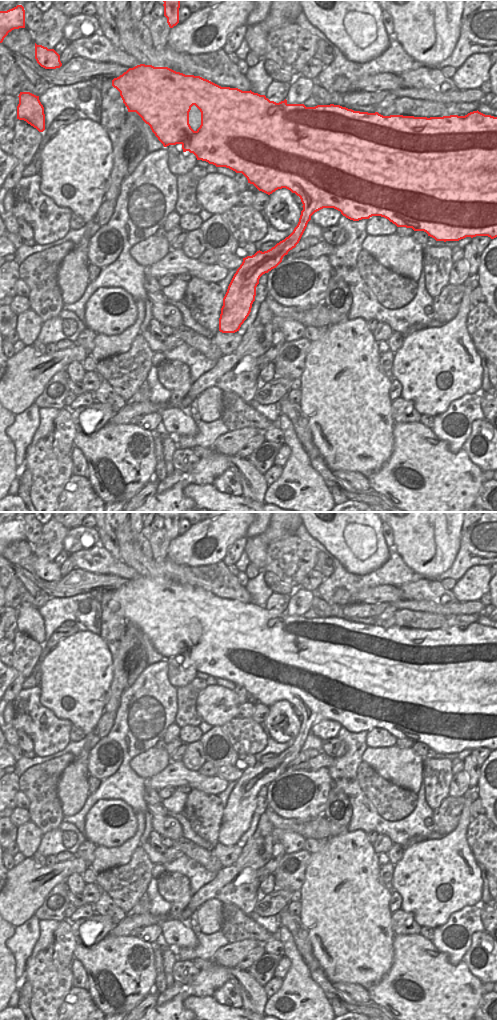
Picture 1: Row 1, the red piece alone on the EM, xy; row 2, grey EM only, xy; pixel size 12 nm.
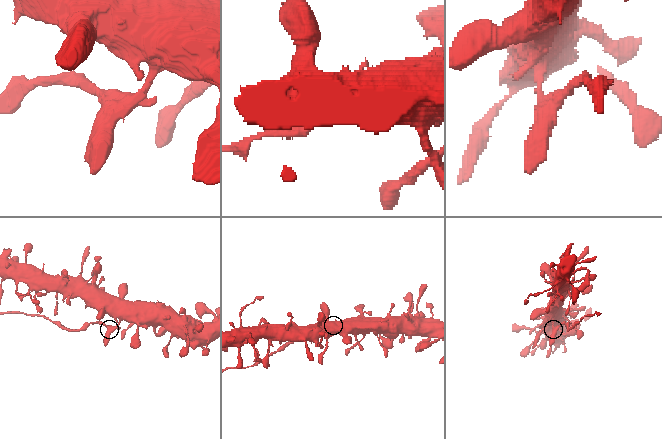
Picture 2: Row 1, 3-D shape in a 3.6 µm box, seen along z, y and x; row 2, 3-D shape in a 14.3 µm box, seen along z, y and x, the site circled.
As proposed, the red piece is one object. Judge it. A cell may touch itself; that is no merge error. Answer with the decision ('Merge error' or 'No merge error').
Merge error.

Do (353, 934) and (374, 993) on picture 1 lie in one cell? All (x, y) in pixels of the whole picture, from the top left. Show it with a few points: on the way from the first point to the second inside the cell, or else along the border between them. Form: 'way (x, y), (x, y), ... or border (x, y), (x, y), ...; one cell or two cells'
border (388, 970), (377, 983), (367, 990); two cells

